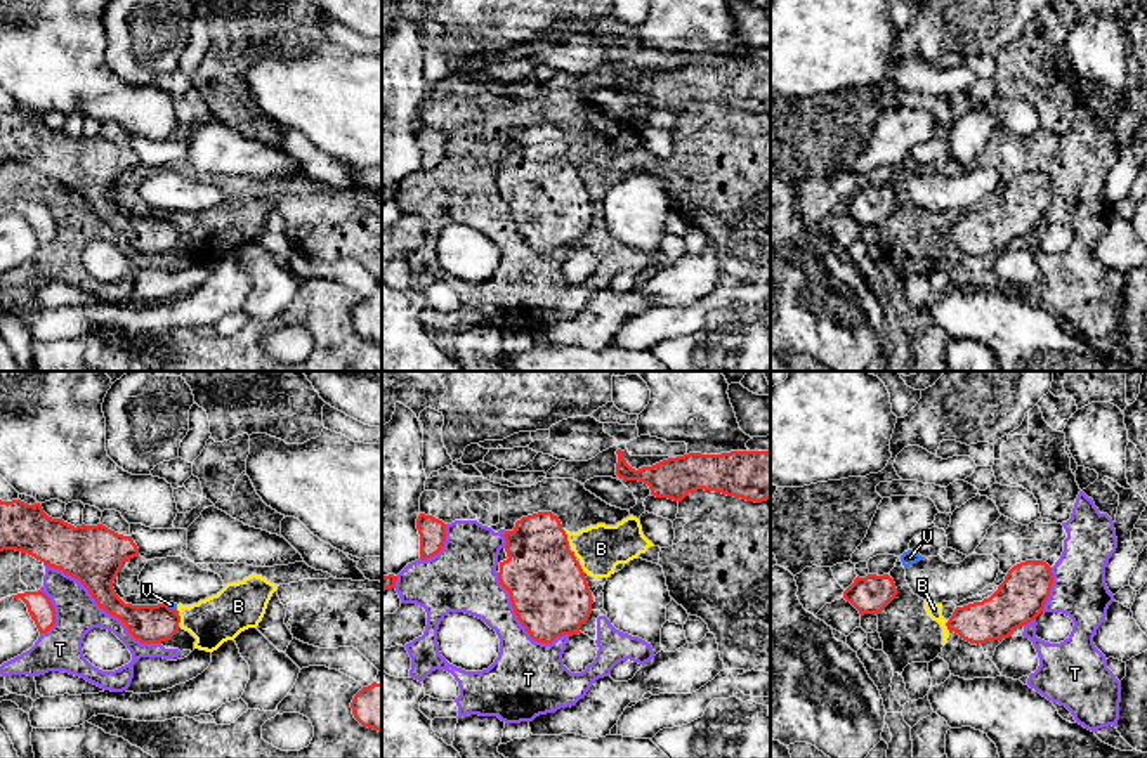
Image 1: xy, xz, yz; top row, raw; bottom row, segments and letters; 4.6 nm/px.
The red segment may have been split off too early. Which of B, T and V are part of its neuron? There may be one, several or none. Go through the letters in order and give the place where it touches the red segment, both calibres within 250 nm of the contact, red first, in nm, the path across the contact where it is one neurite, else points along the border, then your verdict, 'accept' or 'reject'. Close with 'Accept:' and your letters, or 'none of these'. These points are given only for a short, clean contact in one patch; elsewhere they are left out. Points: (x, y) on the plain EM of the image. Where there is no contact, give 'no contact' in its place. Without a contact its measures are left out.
B: xy (179, 229) | 180/220 nm | along xy (177, 221), (179, 236) | reject
T: xy (101, 219) | 280/200 nm | reject
V: xy (169, 219) | 180/30 nm | along xy (165, 214), (176, 222) | reject
Accept: none of these

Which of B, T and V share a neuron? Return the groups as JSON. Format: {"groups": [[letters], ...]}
{"groups": [["B", "T", "V"]]}

